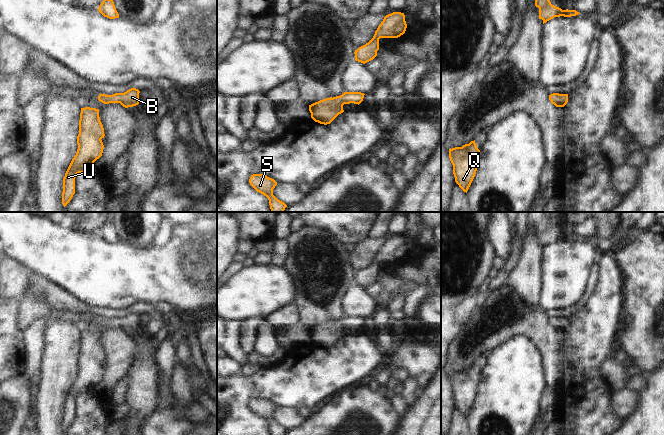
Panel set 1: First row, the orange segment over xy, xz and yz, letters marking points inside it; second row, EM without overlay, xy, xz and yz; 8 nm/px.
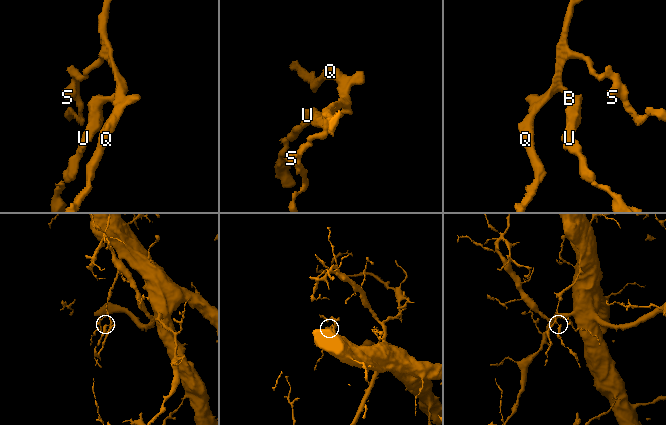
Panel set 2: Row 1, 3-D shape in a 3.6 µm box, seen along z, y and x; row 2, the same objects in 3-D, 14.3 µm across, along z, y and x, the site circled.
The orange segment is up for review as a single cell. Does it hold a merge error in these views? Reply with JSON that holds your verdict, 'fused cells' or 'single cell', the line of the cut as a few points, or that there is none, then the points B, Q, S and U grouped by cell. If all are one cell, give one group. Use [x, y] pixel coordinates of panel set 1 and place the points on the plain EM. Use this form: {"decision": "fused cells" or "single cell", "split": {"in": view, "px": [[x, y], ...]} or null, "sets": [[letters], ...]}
{"decision": "single cell", "split": null, "sets": [["B", "Q", "S", "U"]]}

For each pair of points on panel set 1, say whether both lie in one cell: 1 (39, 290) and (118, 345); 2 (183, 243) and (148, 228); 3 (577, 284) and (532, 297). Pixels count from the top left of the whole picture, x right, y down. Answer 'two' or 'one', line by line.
1: one
2: two
3: two

